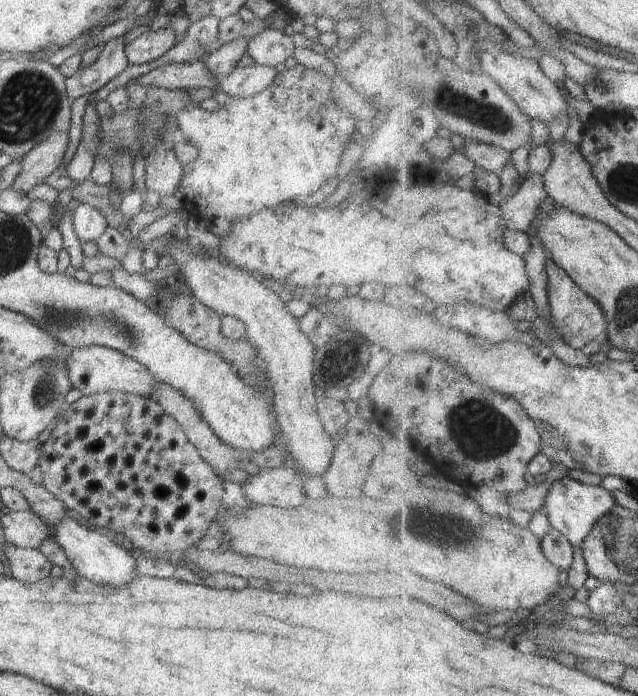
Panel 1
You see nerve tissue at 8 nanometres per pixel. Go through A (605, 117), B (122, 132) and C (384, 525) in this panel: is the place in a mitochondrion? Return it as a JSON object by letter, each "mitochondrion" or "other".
{"A":"other","B":"mitochondrion","C":"mitochondrion"}

